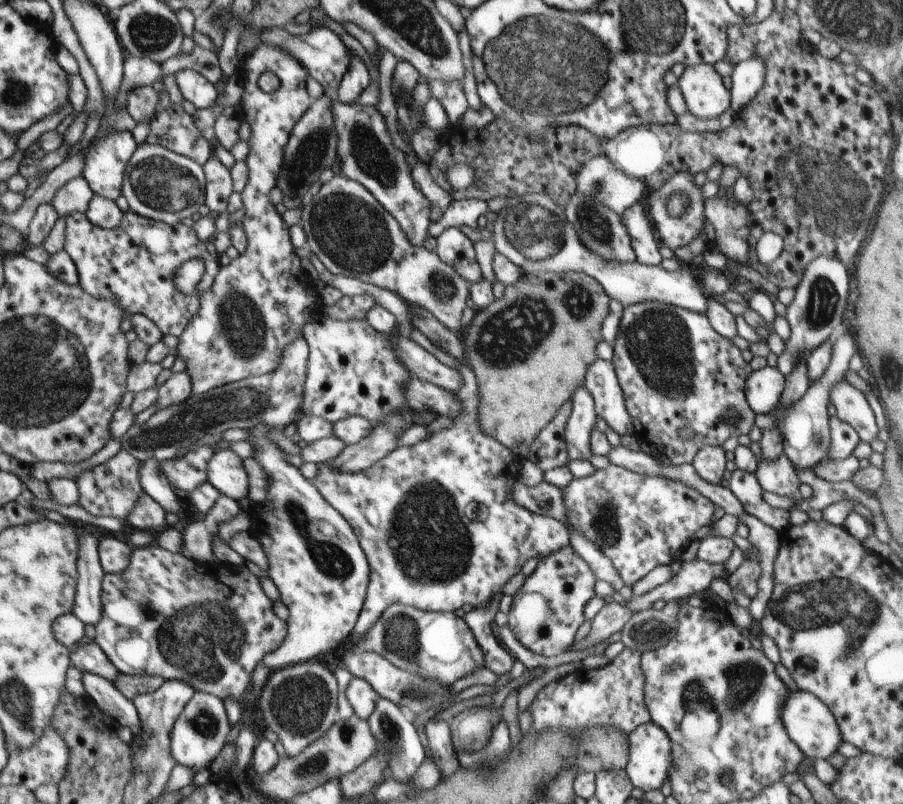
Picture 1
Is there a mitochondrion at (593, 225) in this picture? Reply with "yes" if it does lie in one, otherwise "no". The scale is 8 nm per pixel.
yes

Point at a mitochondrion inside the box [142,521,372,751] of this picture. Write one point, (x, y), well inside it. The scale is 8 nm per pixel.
(206, 639)

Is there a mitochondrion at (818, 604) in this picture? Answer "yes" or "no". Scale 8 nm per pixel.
yes

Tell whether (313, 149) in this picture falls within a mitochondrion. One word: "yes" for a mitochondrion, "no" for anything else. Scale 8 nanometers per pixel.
yes

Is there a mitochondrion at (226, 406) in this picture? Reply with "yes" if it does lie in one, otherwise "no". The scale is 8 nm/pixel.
yes

